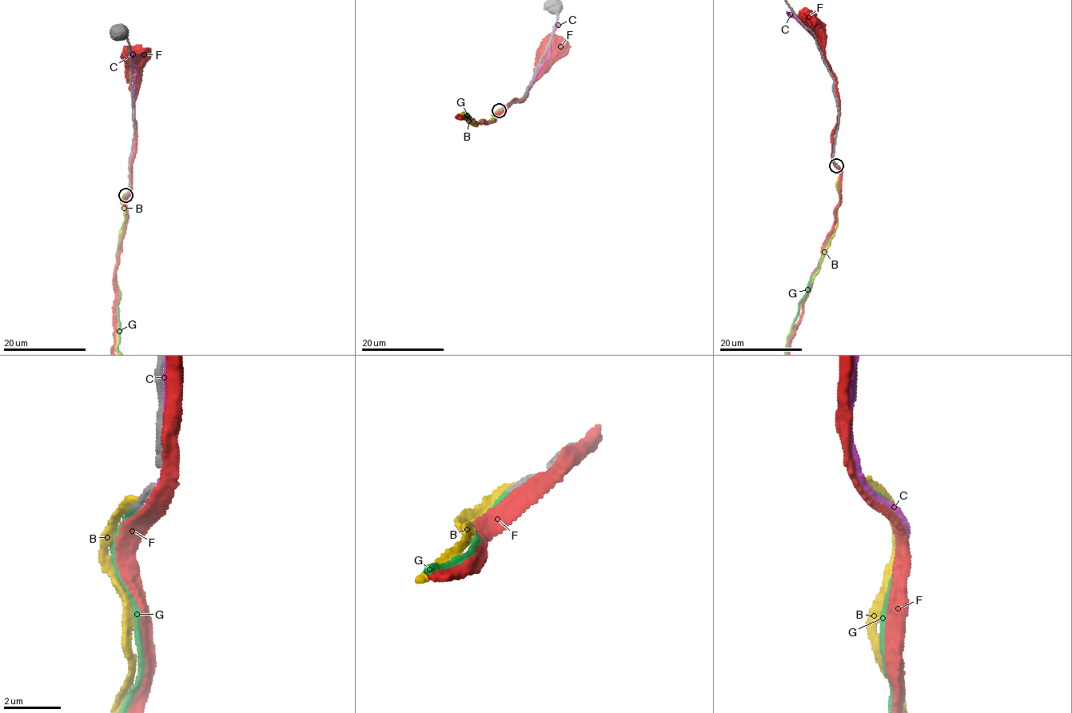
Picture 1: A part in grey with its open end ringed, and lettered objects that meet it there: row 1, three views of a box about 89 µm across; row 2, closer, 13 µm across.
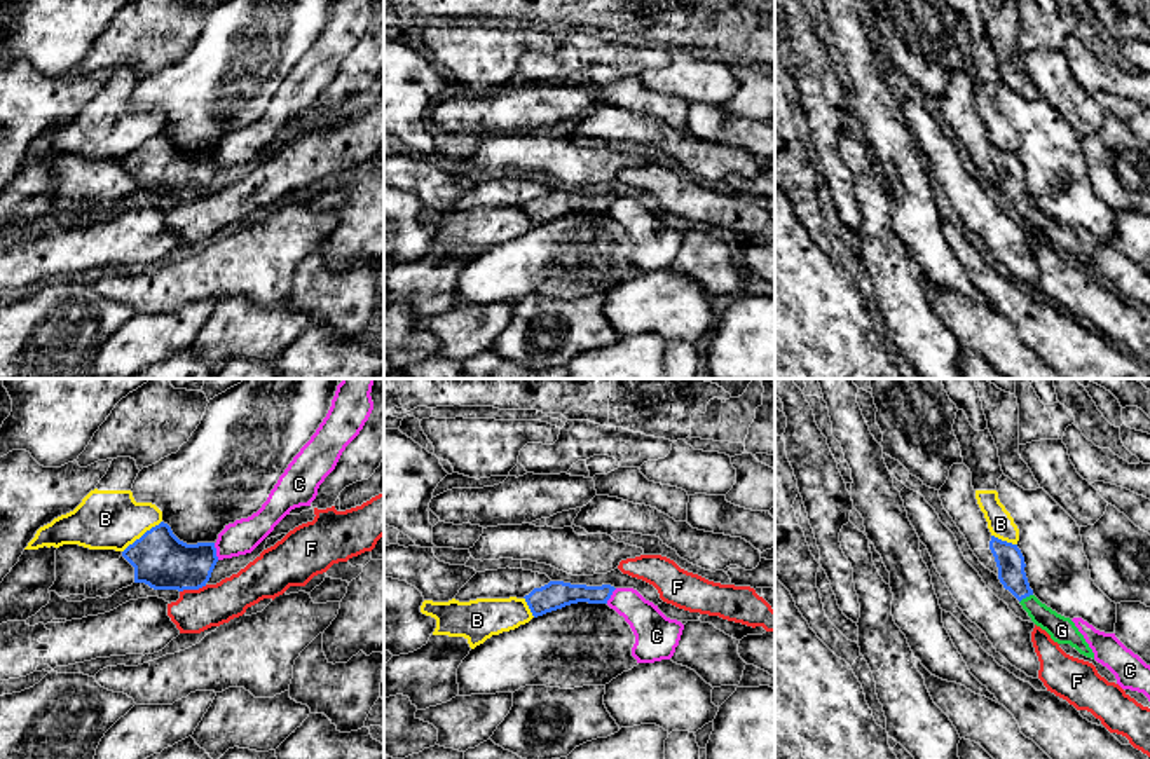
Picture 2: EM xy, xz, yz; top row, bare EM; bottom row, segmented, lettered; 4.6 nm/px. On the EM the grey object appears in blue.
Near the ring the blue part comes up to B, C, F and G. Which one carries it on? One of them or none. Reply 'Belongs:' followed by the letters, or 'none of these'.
Belongs: G

